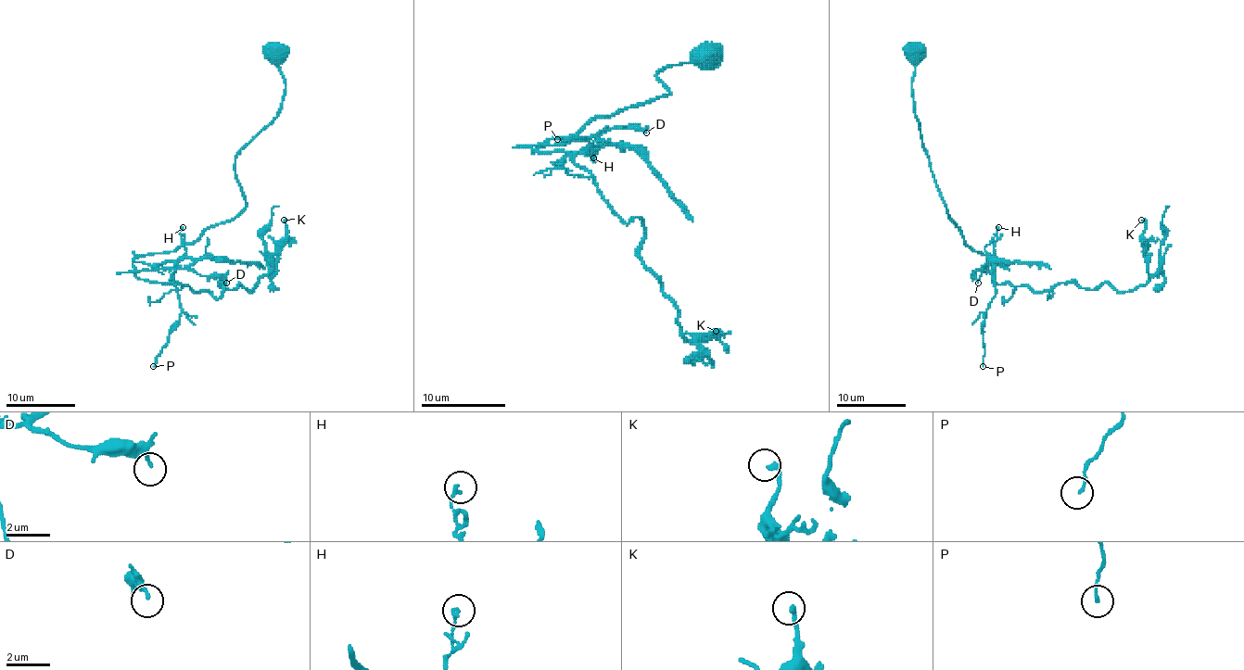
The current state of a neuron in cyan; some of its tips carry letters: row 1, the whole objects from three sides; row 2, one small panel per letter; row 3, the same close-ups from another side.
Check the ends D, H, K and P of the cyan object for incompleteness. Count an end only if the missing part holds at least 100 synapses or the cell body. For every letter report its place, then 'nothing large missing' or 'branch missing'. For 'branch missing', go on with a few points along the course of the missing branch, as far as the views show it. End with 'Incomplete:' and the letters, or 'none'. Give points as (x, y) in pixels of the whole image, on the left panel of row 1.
D: at (226, 283); nothing large missing
H: at (183, 227); nothing large missing
K: at (284, 220); nothing large missing
P: at (153, 366); nothing large missing
Incomplete: none

